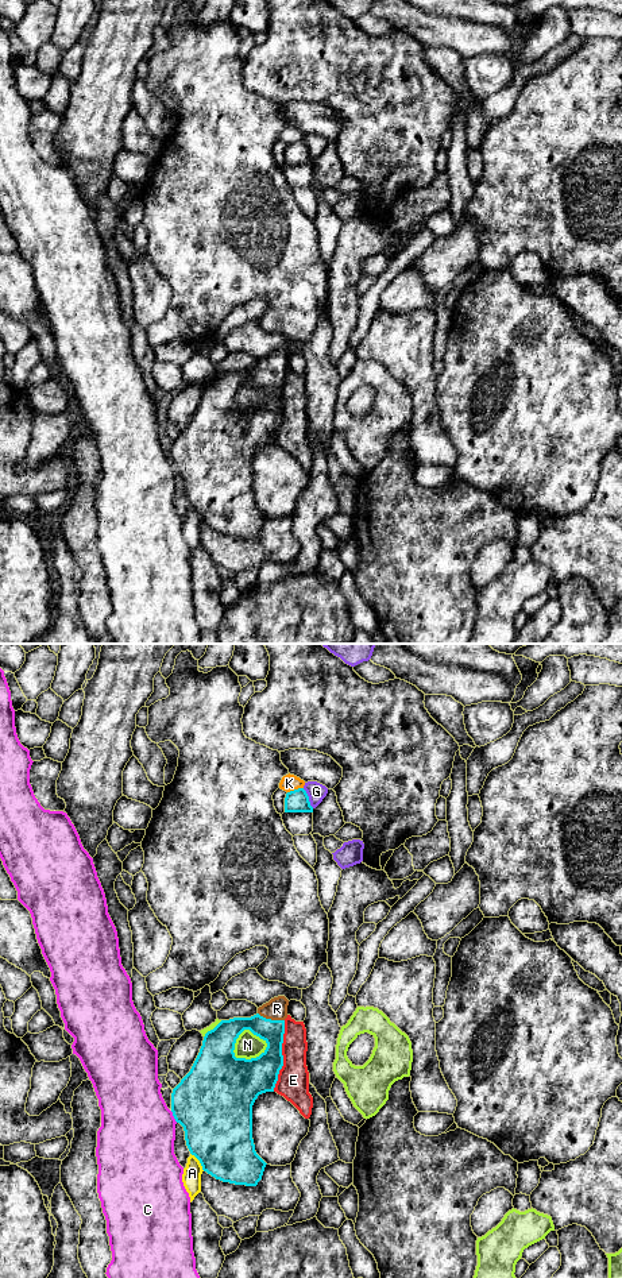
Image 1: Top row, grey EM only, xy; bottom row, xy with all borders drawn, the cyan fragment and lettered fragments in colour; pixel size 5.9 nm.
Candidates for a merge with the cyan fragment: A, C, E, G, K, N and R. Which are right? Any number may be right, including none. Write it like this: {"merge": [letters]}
{"merge": ["R"]}

